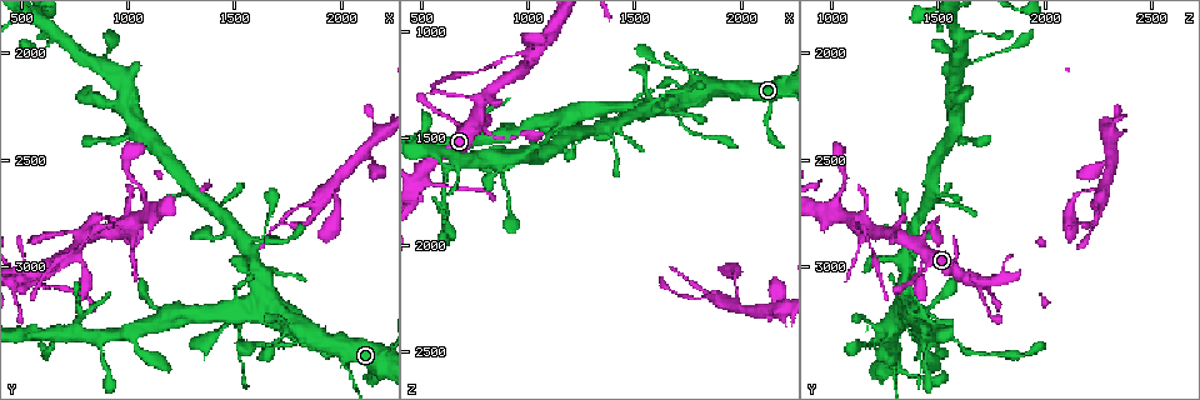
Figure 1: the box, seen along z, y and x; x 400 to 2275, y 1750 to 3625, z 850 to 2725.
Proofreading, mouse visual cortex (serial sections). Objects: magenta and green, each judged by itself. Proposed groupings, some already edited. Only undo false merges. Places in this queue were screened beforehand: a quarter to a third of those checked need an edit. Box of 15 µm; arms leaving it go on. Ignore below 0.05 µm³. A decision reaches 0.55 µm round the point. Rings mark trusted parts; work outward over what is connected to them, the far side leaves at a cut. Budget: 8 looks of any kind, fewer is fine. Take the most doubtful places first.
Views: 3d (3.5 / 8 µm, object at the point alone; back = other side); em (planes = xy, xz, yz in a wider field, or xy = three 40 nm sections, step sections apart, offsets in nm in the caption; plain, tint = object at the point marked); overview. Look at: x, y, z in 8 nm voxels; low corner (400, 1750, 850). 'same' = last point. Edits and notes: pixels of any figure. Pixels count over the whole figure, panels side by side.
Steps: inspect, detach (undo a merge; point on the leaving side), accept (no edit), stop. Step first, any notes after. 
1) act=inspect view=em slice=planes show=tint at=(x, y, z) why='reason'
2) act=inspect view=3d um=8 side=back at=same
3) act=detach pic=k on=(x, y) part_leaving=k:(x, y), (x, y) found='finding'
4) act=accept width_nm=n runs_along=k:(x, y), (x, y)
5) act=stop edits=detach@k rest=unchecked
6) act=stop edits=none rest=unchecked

act=inspect view=3d um=3.5 at=(1000, 2810, 1100) why='two arms in line, one across'

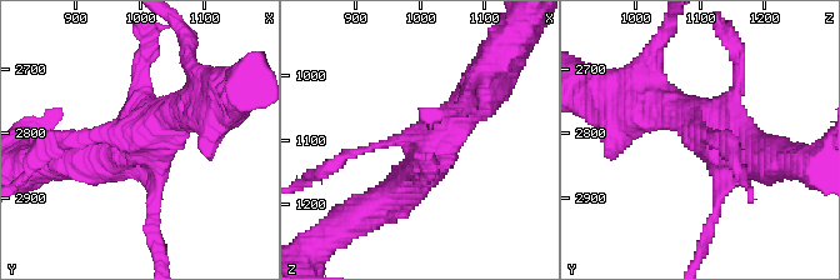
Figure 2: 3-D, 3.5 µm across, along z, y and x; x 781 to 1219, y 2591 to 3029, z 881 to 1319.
act=inspect view=em slice=planes show=tint at=(1015, 2800, 1110) why='shape alone is not enough'

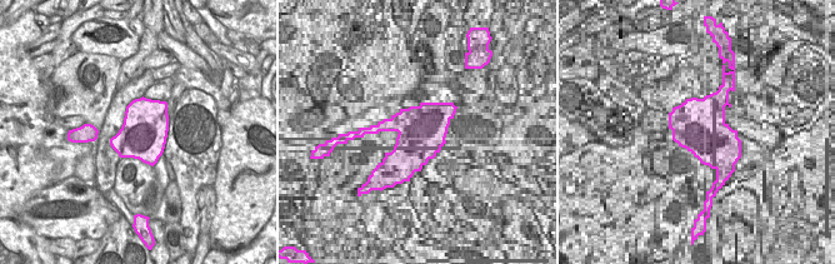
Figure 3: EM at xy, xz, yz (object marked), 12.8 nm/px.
act=inspect view=em slice=xy step=1 show=tint at=same why='another direction'

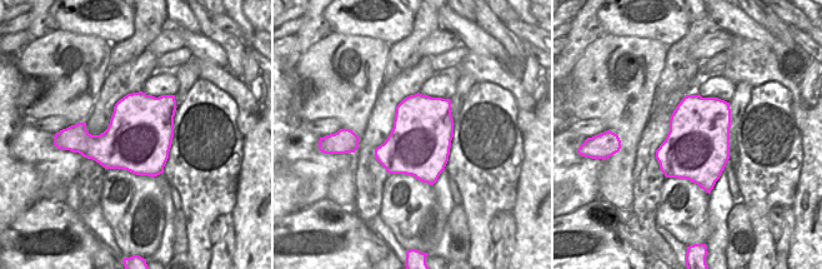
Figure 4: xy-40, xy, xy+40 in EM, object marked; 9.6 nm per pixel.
act=accept width_nm=600 runs_along=2:(364, 215), (468, 106) found='one cell here'

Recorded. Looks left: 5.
act=inspect view=3d um=8 at=(630, 3090, 1720) why='a narrow waist'

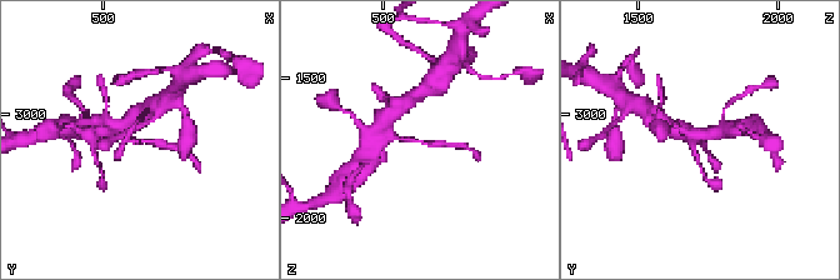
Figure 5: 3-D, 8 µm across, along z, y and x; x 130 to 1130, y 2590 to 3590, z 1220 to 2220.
act=inspect view=em slice=xy step=3 show=tint at=(620, 3090, 1730)

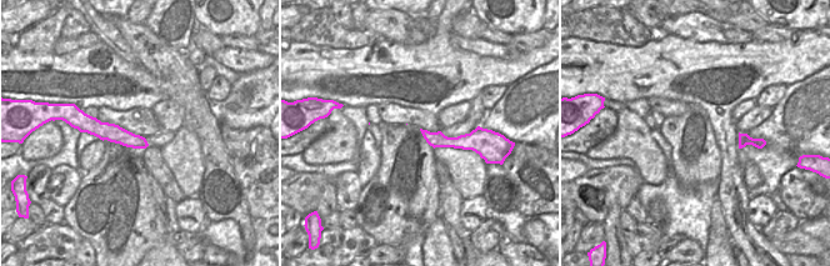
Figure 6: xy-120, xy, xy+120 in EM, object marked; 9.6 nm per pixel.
act=accept arm_widths_nm=150,300 runs_along=5:(385, 128), (400, 139), (451, 146) found='continuous, no second cell'

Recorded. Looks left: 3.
act=inspect view=3d um=8 at=(1780, 3290, 1230) why='calibre changes'

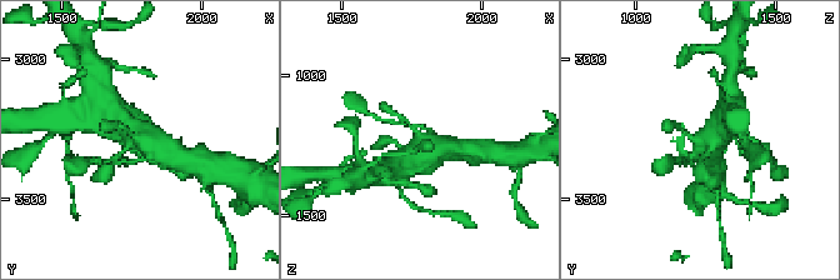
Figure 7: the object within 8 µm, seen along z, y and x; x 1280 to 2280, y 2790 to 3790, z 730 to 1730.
act=inspect view=em slice=planes show=tint at=(1780, 3280, 1220) why='shape alone is not enough'

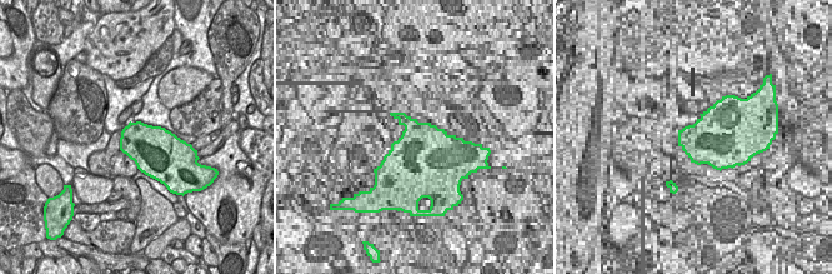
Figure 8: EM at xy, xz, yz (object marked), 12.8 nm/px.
act=accept runs_along=7:(184, 159), (160, 151), (124, 124) found='all the same cell'

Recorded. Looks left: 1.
act=stop edits=none rest=unchecked

